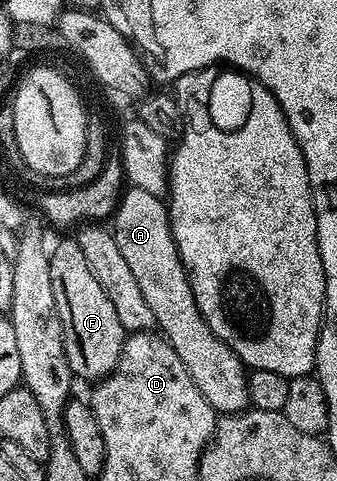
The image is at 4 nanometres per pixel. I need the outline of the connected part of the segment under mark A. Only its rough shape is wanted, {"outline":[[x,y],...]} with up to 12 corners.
{"outline":[[128,188],[121,256],[216,414],[251,403],[248,370],[199,313],[164,198]]}

